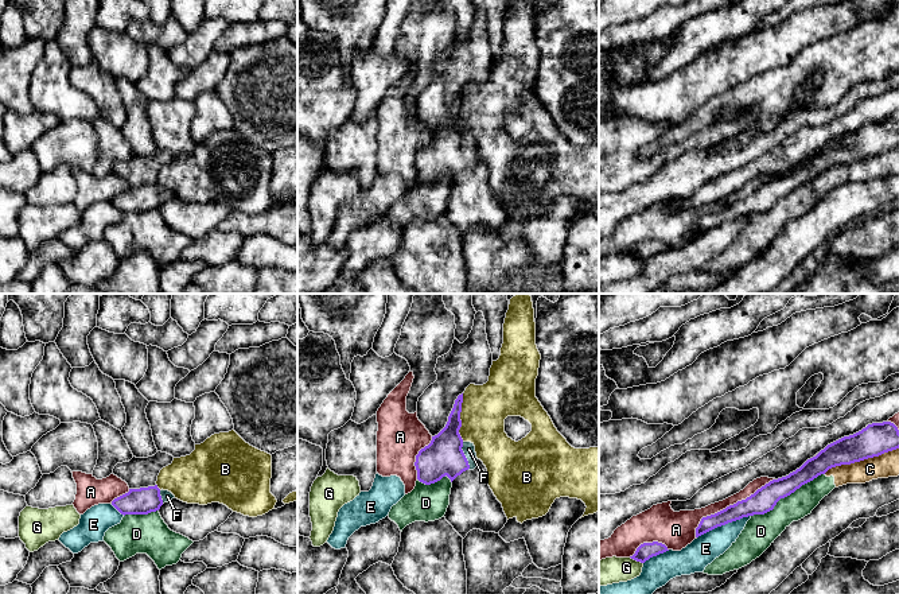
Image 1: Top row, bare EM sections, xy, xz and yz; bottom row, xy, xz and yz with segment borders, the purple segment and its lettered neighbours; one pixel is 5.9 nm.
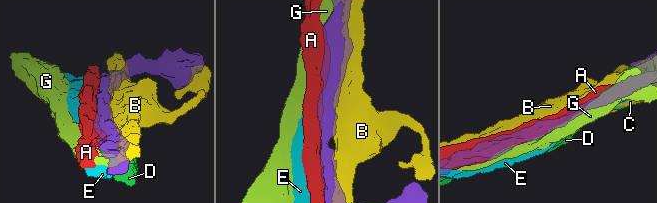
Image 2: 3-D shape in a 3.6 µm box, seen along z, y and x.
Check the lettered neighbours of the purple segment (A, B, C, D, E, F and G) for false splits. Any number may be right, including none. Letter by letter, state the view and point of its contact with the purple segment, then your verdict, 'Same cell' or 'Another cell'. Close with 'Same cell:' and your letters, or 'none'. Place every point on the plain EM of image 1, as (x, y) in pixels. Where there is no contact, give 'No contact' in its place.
A: Touches purple at yz (730, 204). Another cell
B: Touches purple at xz (459, 116). Another cell
C: Touches purple at yz (860, 158). Another cell
D: Touches purple at yz (786, 194). Another cell
E: Touches purple at yz (723, 222). Another cell
F: Touches purple at xz (464, 154). Same cell
G: Touches purple at yz (637, 259). Another cell
Same cell: F

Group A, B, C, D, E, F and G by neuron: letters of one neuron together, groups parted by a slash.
A / B / C D / E / F / G

